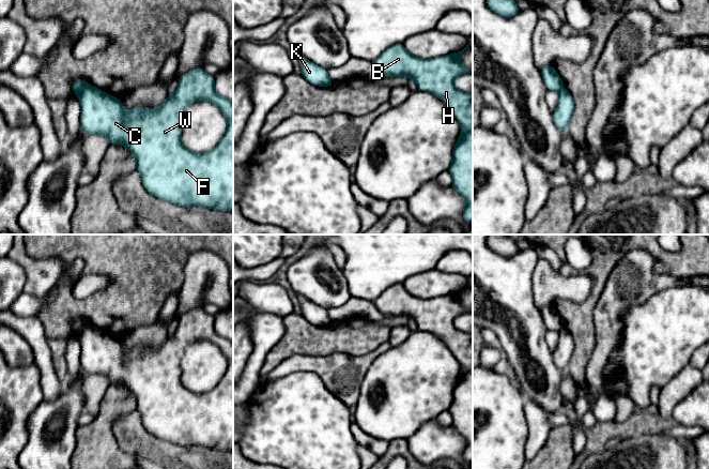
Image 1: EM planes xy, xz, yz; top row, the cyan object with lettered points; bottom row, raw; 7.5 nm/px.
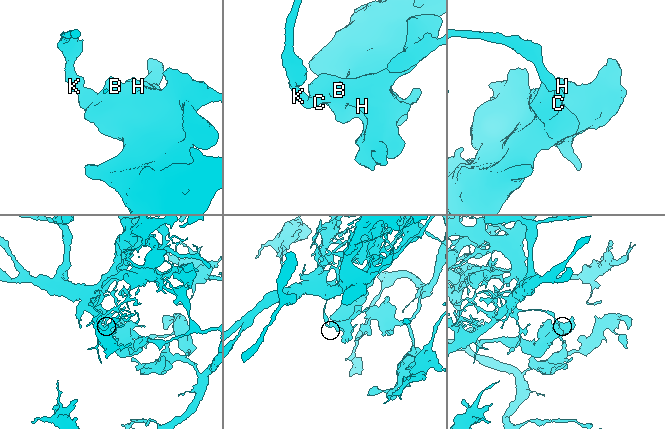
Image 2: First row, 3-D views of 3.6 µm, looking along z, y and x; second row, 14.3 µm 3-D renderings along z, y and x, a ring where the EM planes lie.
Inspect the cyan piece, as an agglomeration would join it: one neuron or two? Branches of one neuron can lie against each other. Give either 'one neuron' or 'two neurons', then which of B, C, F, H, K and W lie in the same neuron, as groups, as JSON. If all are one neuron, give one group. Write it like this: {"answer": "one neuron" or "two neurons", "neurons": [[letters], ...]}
{"answer": "two neurons", "neurons": [["B", "C", "F", "H", "W"], ["K"]]}

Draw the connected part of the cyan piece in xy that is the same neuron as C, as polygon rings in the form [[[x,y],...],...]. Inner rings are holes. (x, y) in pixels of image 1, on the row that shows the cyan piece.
[[[201,67],[180,76],[179,85],[171,96],[167,96],[160,107],[133,107],[128,112],[122,102],[94,87],[88,86],[77,94],[80,105],[80,125],[86,134],[105,136],[109,145],[121,143],[132,152],[144,188],[158,198],[183,207],[201,206],[222,211],[233,210],[233,101],[220,96],[215,89],[214,78]],[[196,101],[209,101],[215,104],[228,121],[228,127],[215,148],[207,152],[196,153],[182,145],[182,116],[185,108]]]

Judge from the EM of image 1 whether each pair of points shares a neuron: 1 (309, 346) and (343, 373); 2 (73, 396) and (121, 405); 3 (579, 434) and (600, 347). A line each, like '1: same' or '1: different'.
1: different
2: different
3: different

